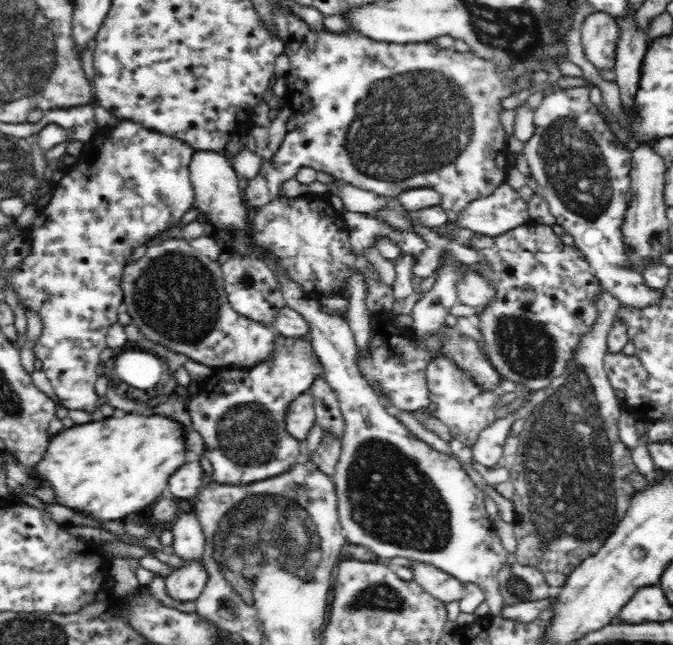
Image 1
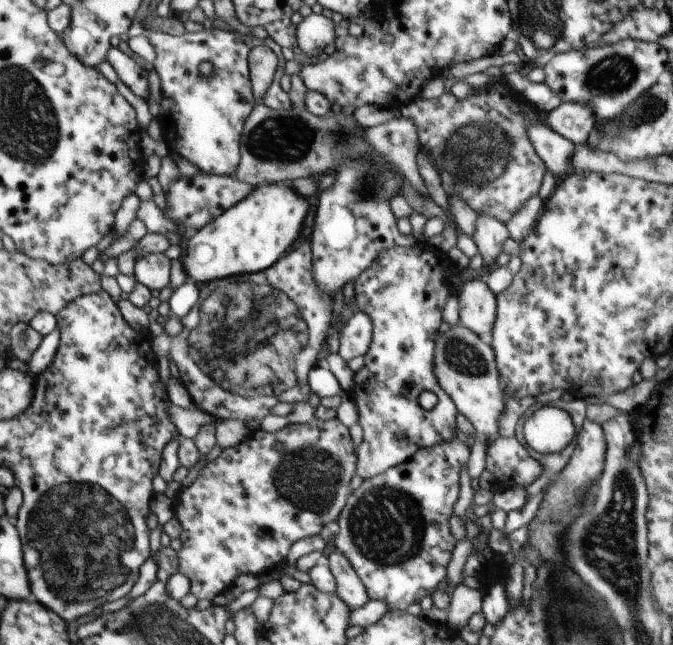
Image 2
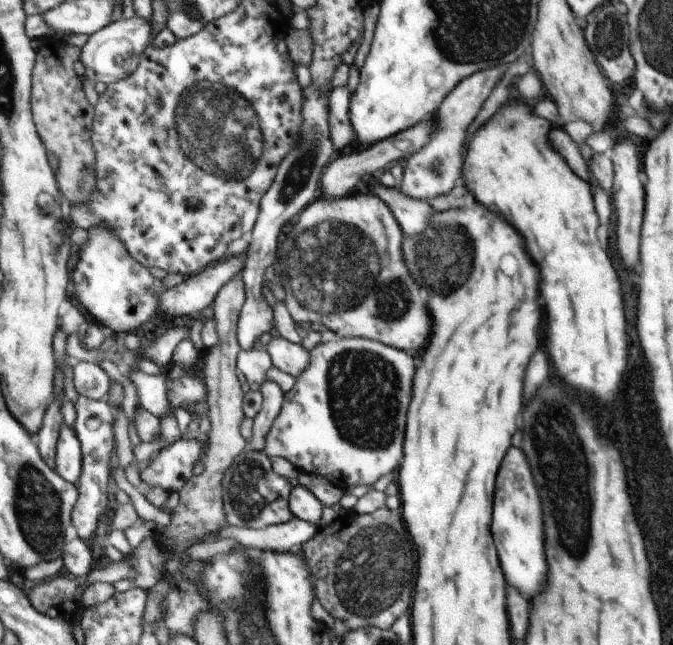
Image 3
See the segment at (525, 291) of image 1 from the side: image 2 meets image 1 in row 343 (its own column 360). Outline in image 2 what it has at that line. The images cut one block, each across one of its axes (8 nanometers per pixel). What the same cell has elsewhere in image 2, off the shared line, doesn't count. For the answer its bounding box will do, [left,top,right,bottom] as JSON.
[334,439,470,611]

